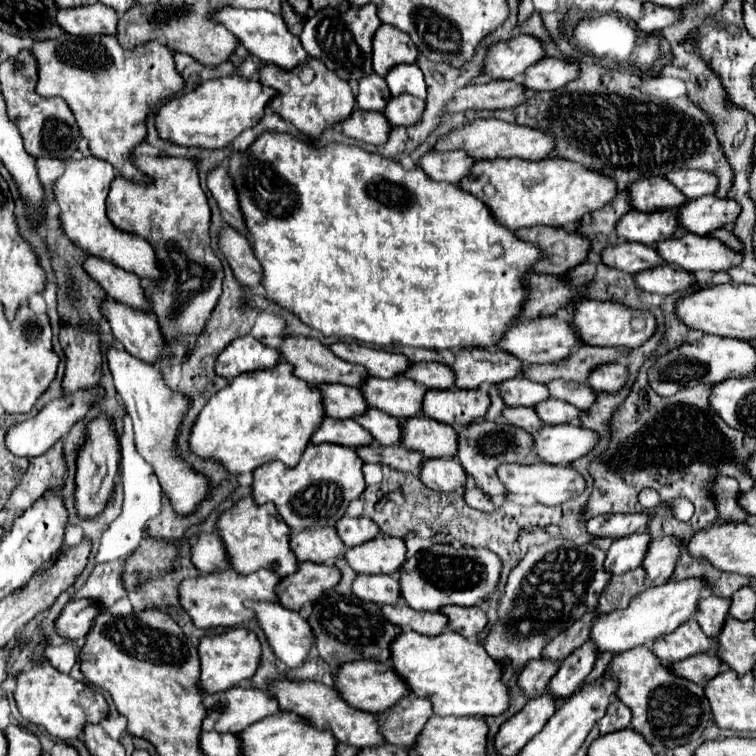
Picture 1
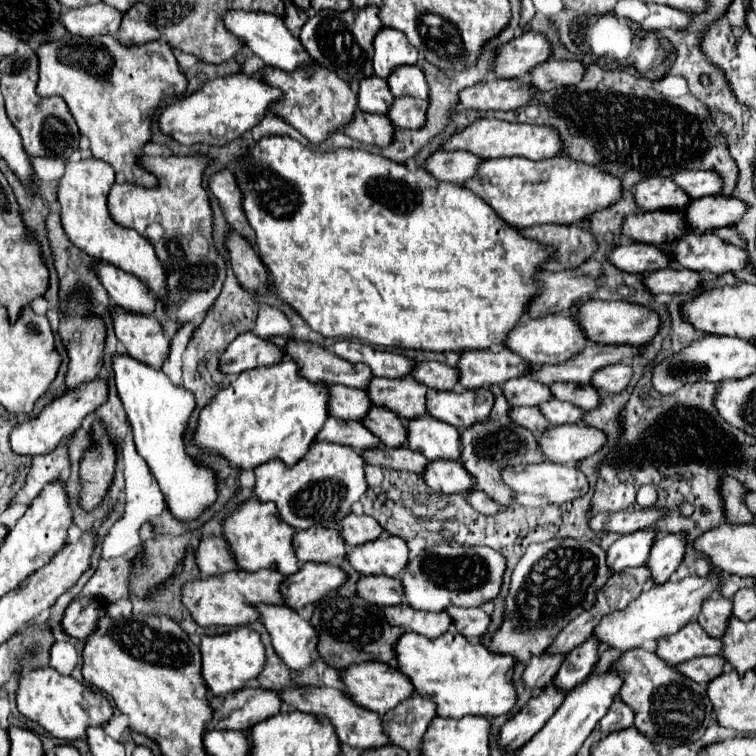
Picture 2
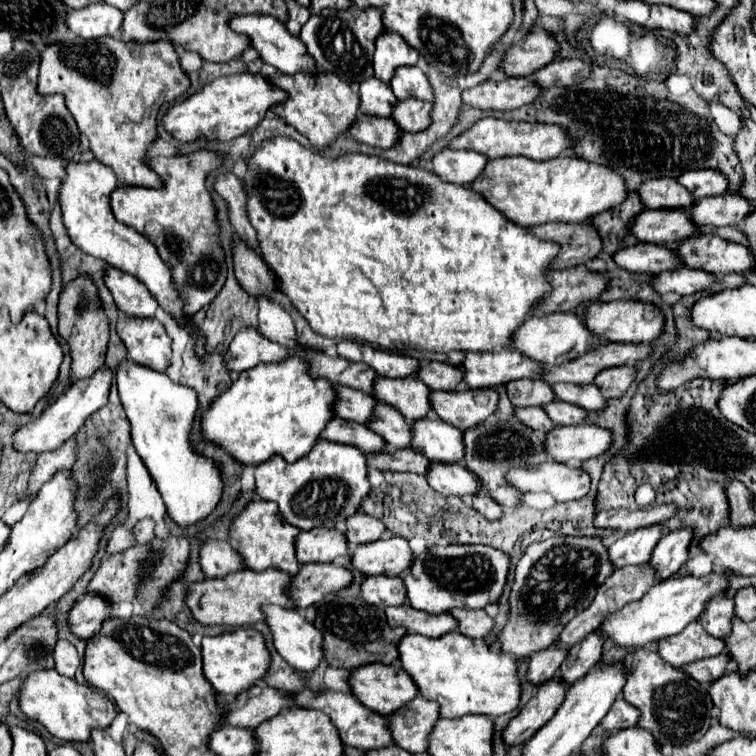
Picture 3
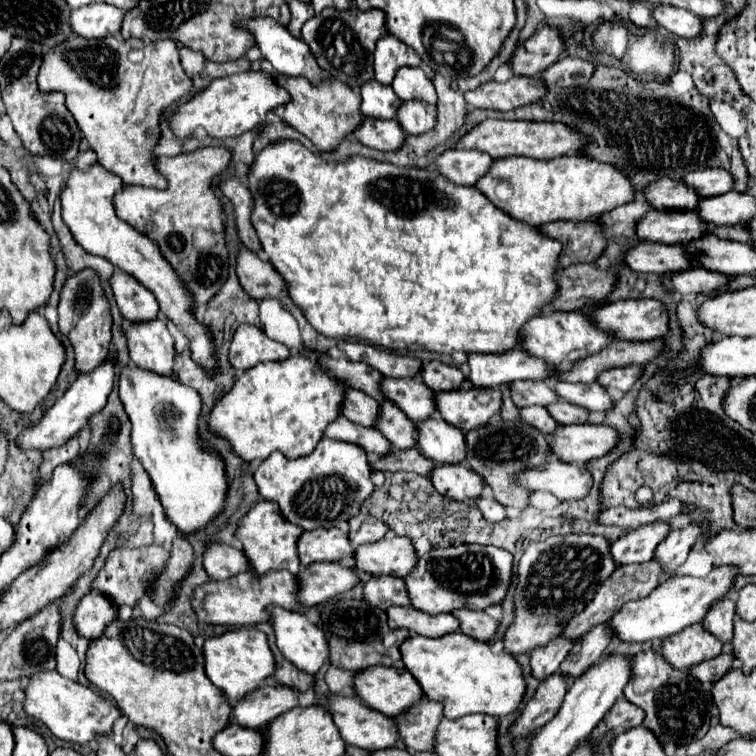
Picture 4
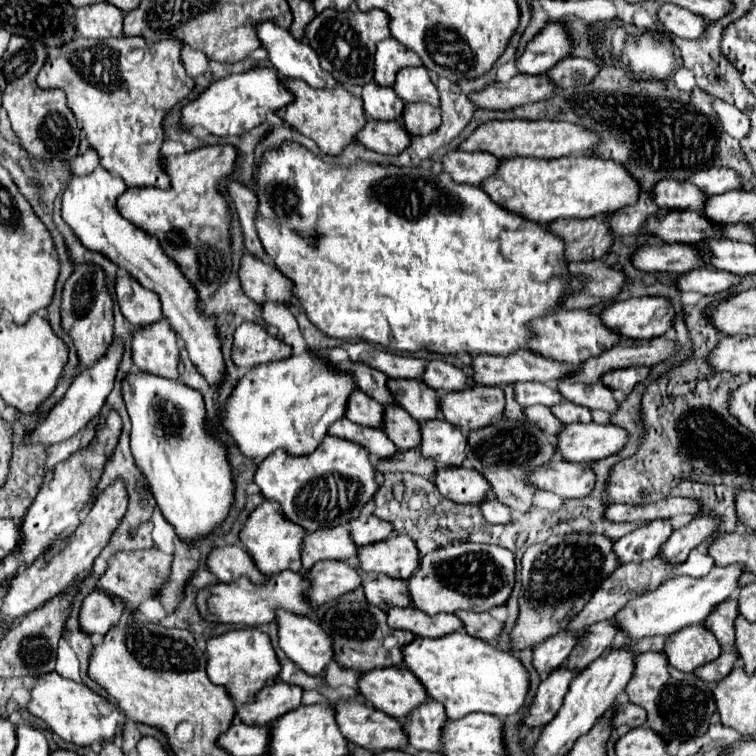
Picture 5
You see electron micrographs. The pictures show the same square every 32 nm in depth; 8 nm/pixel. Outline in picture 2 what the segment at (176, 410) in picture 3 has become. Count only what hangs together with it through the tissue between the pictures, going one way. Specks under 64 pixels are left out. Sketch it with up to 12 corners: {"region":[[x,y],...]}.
{"region":[[114,356],[136,450],[168,510],[196,520],[218,480],[184,448],[194,394]]}

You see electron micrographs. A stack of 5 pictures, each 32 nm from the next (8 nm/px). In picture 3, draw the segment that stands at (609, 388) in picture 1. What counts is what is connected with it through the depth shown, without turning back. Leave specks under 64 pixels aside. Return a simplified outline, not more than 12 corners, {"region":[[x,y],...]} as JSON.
{"region":[[634,364],[606,368],[596,384],[626,392],[634,382]]}

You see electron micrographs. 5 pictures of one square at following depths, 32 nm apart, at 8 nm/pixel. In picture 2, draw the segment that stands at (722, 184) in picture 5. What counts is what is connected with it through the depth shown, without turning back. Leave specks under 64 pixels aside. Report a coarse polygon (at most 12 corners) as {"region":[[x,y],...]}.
{"region":[[678,172],[672,180],[692,198],[716,196],[716,172]]}

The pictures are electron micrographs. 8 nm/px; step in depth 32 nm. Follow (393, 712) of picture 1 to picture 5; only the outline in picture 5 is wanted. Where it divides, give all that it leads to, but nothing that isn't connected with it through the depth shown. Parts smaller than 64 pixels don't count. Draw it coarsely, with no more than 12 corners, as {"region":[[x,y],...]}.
{"region":[[438,700],[402,718],[414,750],[440,752],[446,720]]}

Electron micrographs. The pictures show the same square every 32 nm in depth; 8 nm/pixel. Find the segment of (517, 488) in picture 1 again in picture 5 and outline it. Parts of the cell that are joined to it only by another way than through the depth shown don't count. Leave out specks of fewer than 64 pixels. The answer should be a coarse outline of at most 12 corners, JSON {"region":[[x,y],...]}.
{"region":[[556,454],[528,482],[566,498],[592,492],[596,474]]}

